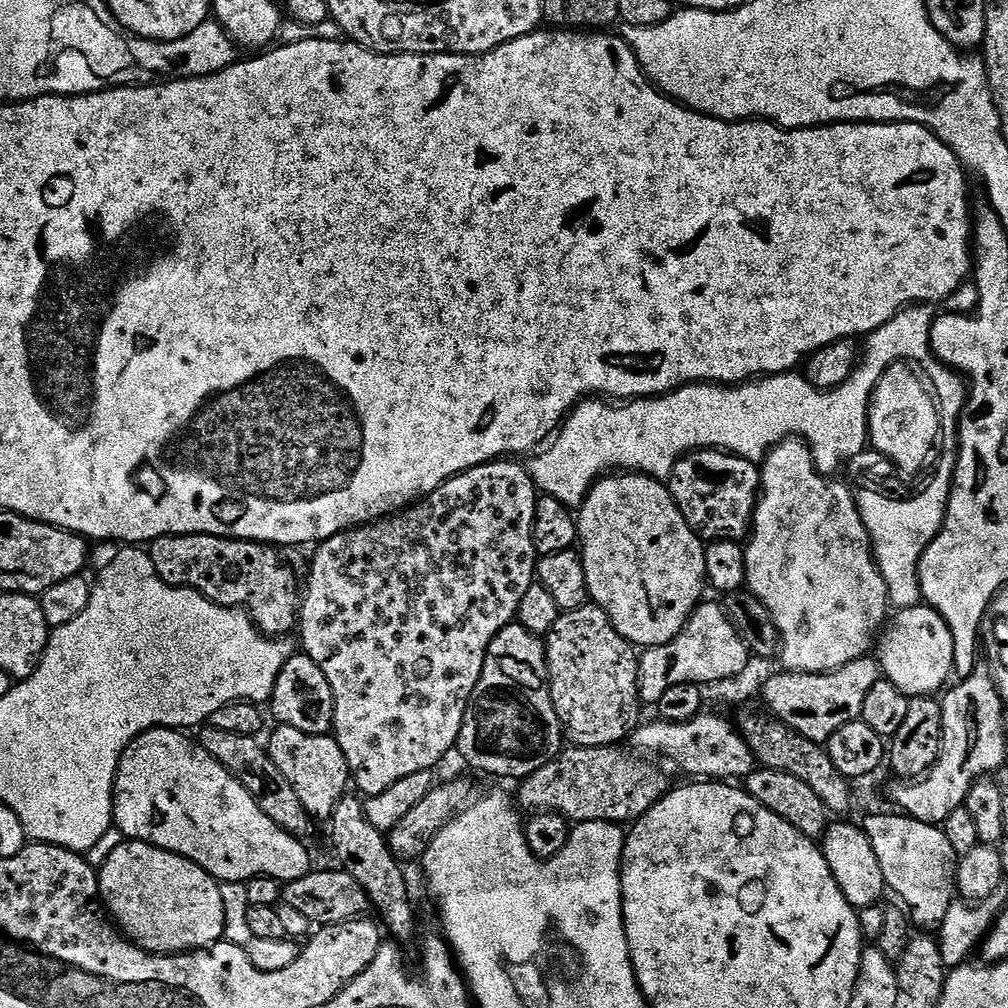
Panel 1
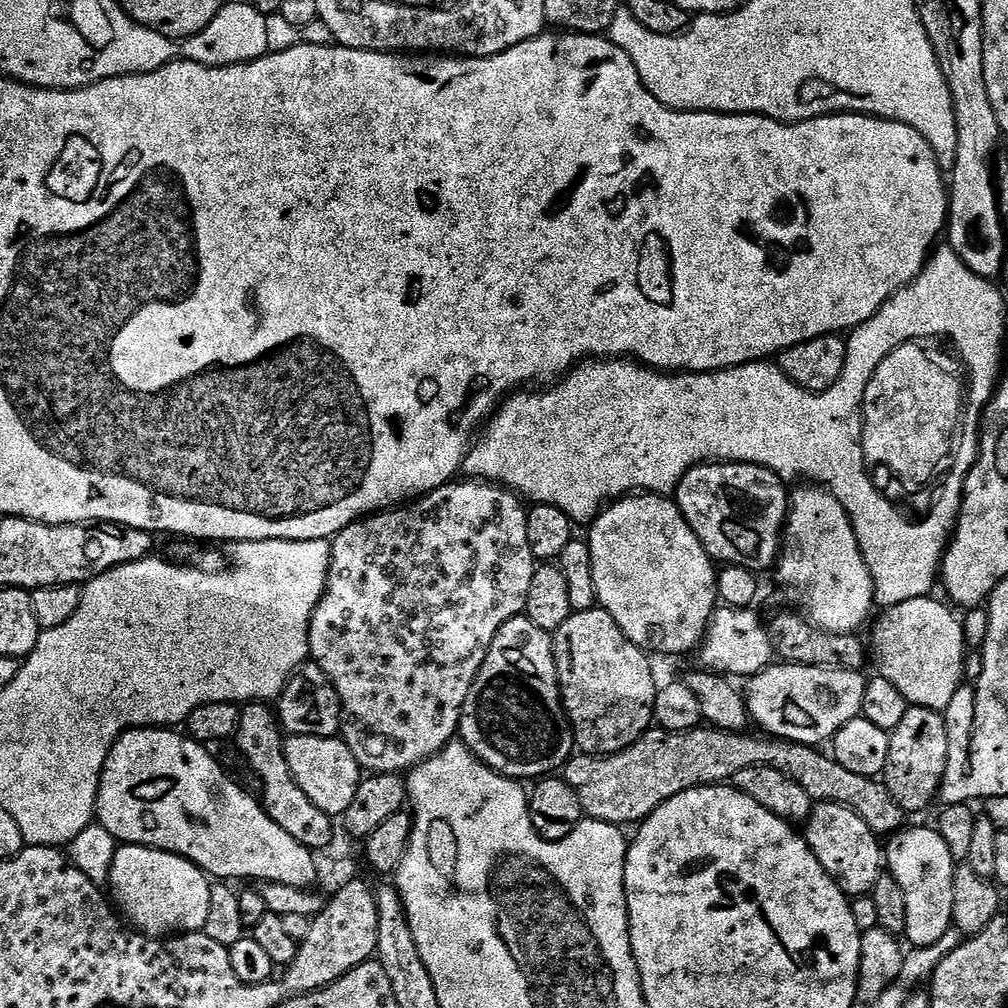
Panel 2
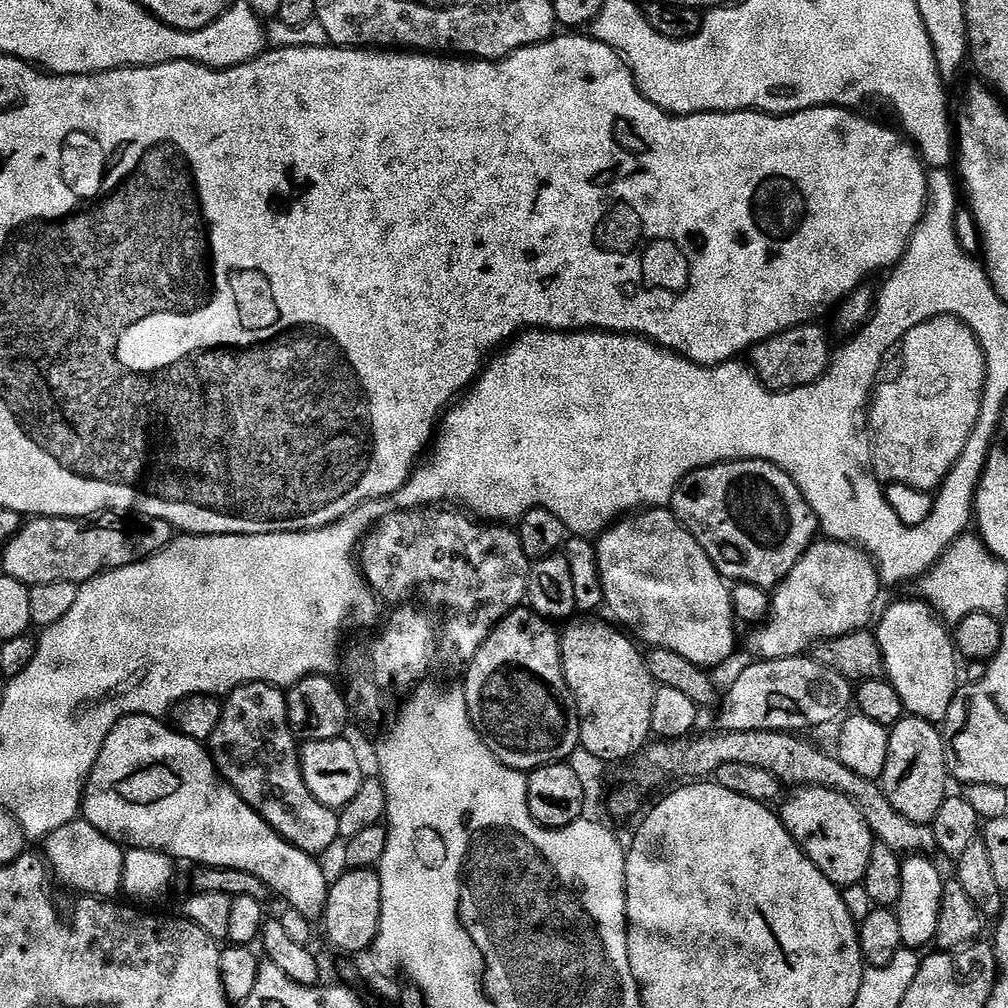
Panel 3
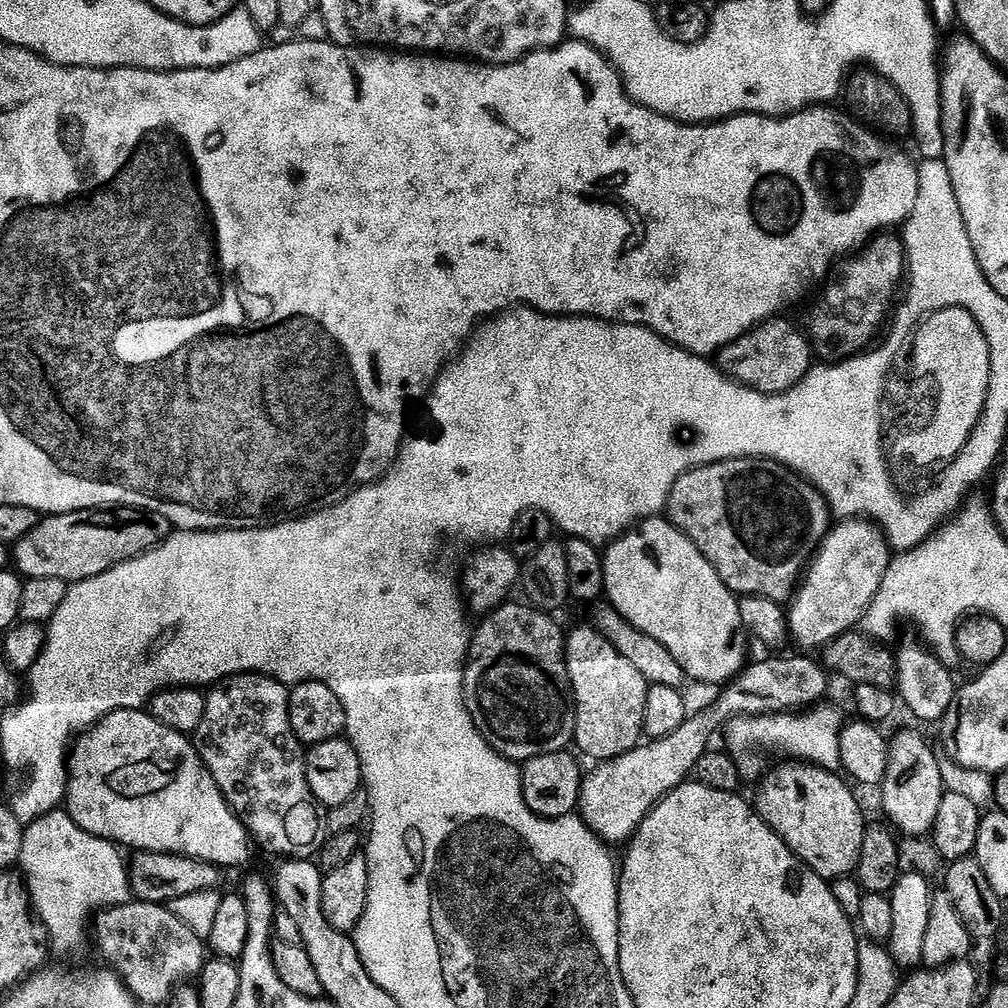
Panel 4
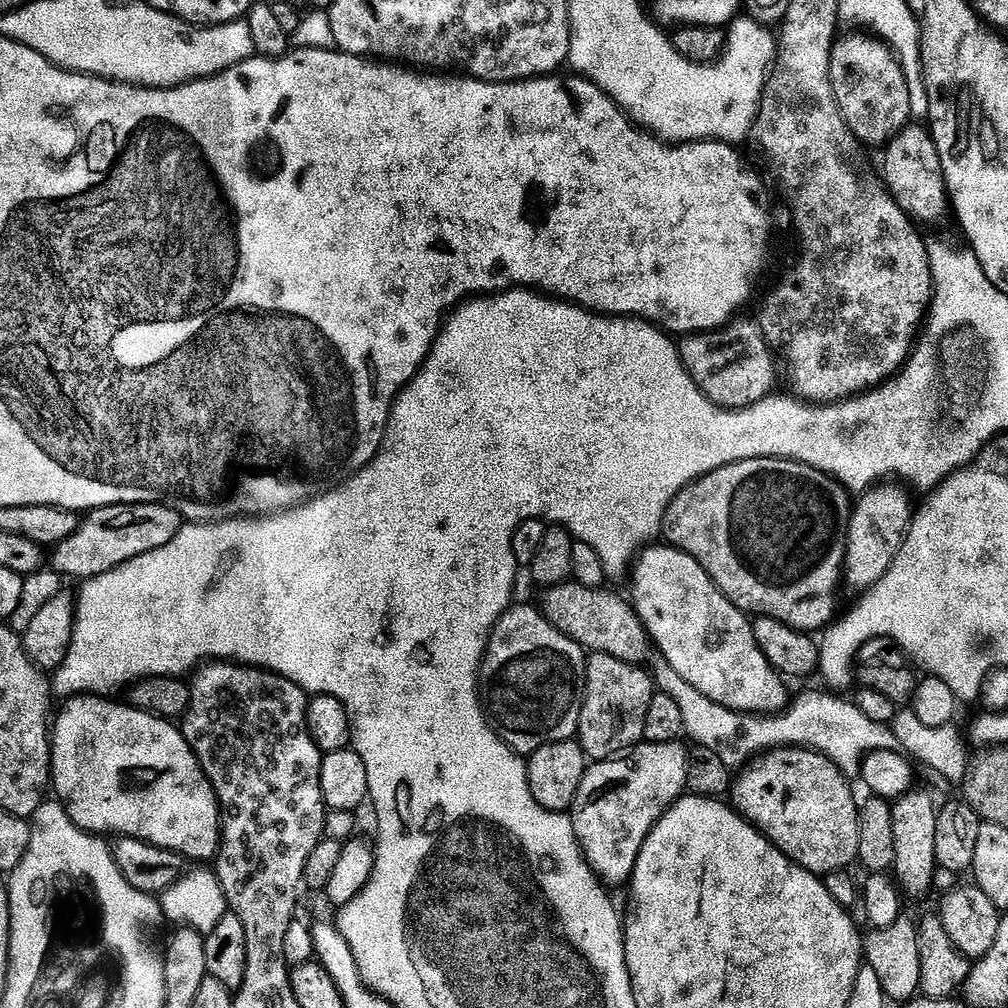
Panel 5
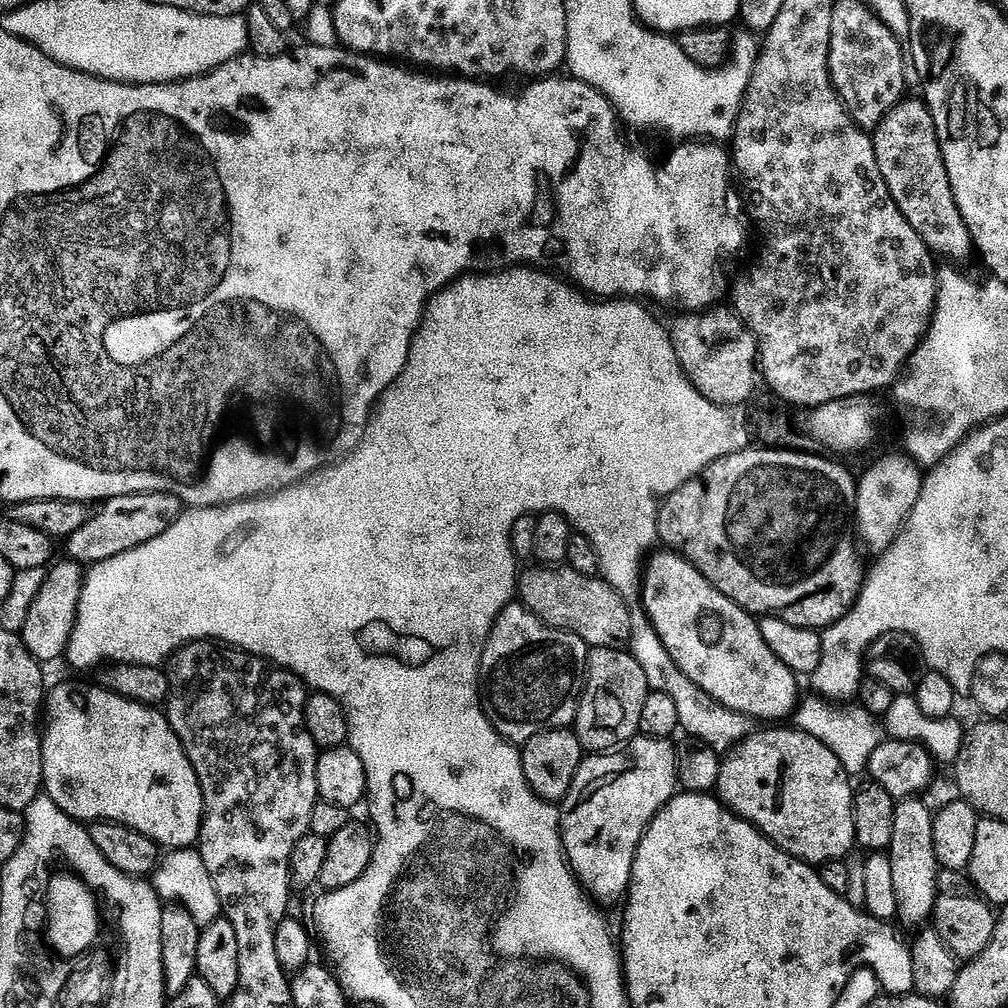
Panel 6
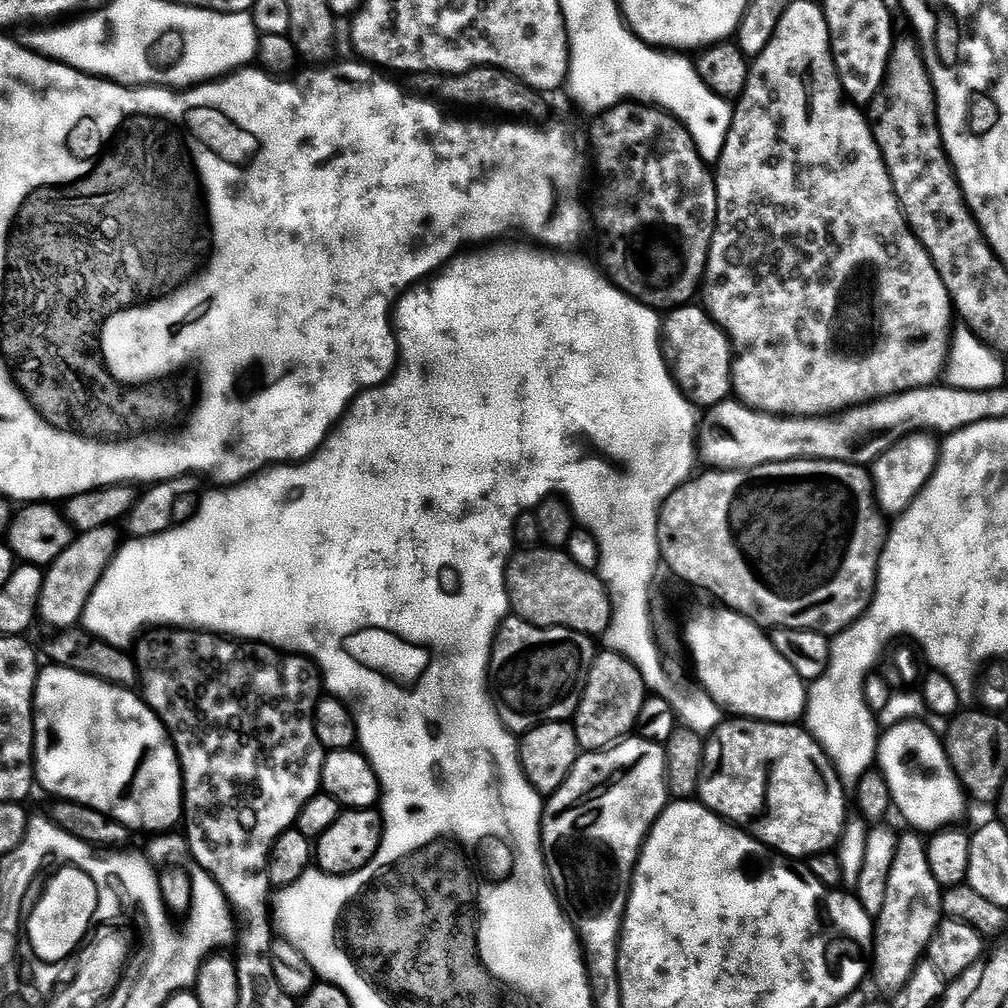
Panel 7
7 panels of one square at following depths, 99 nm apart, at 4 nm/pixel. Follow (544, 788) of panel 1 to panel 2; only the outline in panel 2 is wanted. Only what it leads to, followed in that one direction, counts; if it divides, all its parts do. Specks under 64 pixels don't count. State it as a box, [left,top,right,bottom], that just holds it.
[562,726,905,838]

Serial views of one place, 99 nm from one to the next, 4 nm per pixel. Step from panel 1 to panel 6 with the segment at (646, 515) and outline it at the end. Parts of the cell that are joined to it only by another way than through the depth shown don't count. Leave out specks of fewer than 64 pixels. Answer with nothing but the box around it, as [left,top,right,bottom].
[642,550,800,722]

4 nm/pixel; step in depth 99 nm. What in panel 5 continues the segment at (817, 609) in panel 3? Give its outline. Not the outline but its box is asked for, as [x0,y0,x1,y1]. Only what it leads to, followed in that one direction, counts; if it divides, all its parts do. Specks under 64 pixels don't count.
[842,482,914,590]

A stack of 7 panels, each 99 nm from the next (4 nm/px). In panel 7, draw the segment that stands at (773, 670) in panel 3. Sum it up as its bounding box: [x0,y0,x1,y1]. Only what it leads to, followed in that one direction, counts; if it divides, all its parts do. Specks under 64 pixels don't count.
[544,738,670,865]

